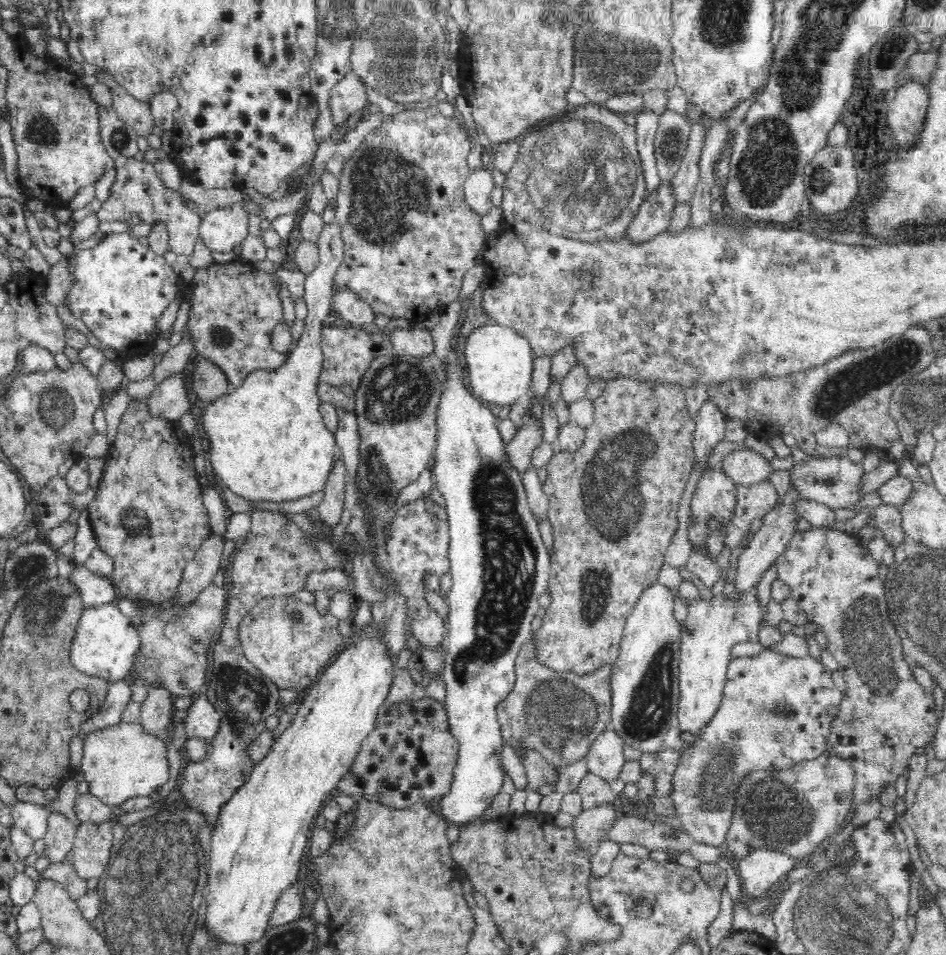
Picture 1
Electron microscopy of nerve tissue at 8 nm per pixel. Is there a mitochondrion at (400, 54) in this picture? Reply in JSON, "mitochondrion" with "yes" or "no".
{"mitochondrion":"yes"}

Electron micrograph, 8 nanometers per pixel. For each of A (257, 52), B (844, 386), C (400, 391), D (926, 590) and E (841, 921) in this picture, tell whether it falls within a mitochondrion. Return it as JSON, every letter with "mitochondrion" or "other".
{"A":"other","B":"mitochondrion","C":"mitochondrion","D":"mitochondrion","E":"mitochondrion"}

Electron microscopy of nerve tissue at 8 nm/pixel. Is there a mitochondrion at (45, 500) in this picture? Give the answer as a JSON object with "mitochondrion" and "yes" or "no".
{"mitochondrion":"no"}

